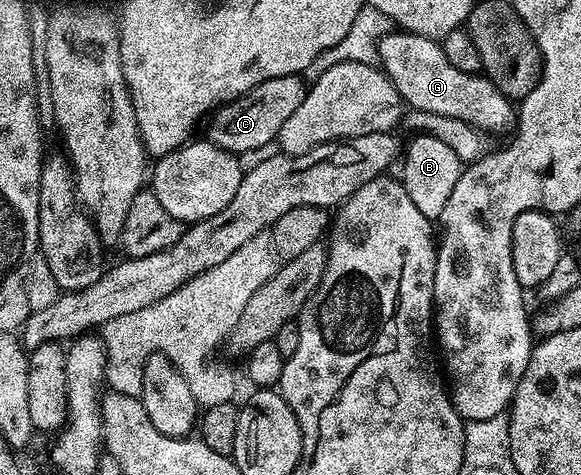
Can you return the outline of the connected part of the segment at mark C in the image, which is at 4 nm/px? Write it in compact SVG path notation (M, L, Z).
M299 75L270 78L262 82L246 95L220 105L214 114L207 117L208 143L217 144L219 148L225 148L233 154L254 152L260 147L271 145L279 137L286 118L290 118L290 114L294 114L294 110L298 110L304 101L305 91L305 81Z

